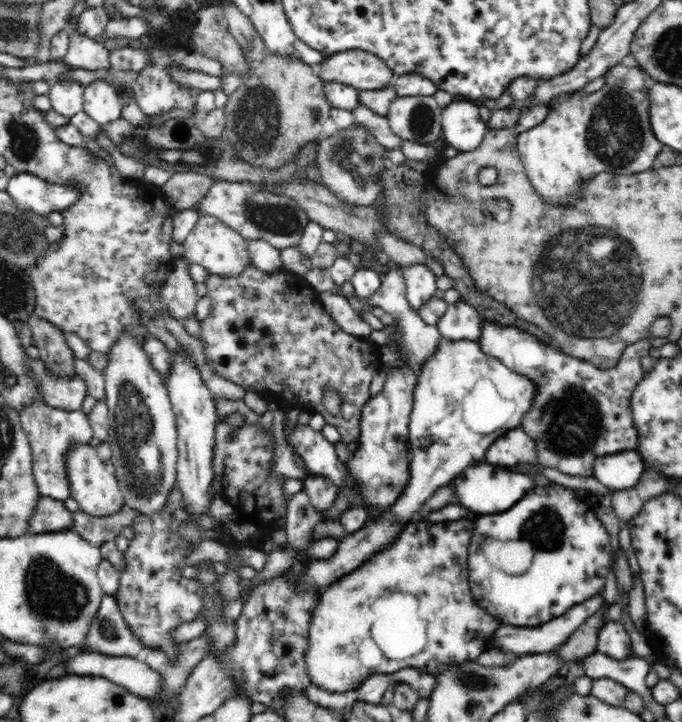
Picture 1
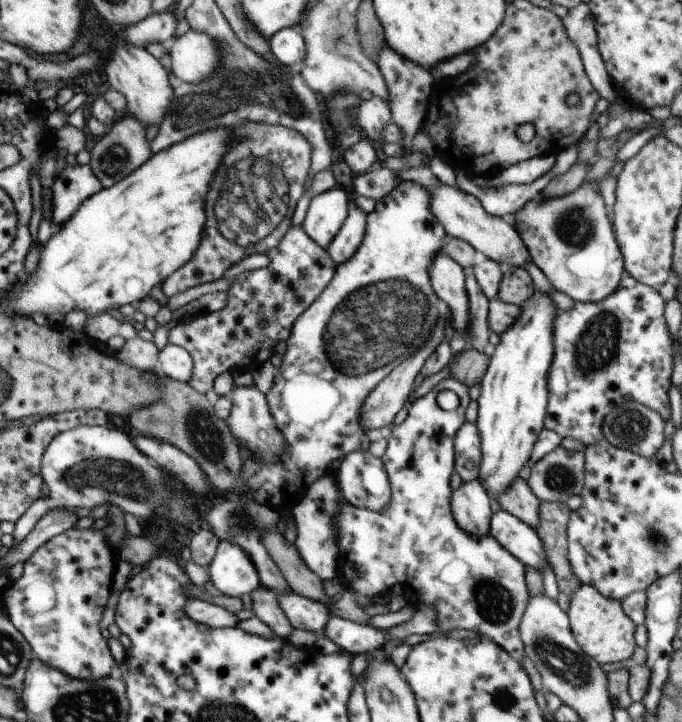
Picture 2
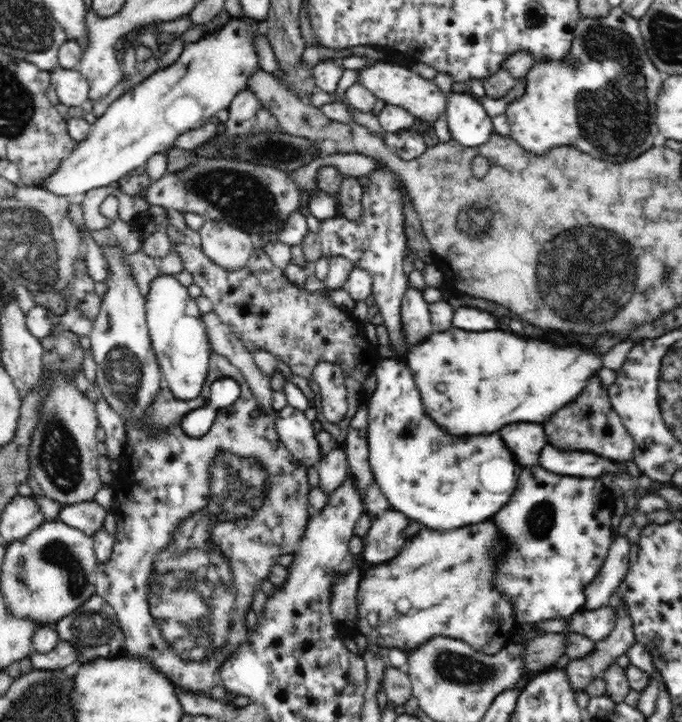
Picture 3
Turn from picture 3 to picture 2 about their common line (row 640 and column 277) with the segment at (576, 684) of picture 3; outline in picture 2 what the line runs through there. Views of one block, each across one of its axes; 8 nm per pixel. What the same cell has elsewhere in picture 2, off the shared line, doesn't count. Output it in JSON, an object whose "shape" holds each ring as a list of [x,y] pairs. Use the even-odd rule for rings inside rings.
{"shape":[[[260,586],[251,594],[251,599],[255,616],[265,622],[275,635],[288,638],[294,628],[282,610],[277,594],[268,587]]]}

